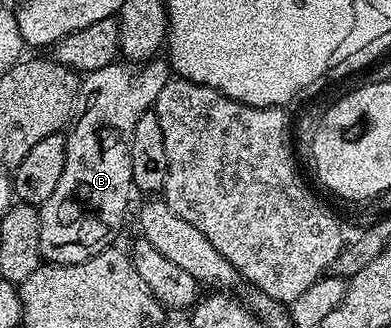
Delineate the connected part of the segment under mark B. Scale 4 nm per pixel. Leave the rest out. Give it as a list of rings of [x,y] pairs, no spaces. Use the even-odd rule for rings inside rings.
[[[156,56],[150,62],[139,64],[113,64],[106,68],[87,71],[80,78],[80,91],[76,97],[76,108],[72,112],[72,121],[66,127],[66,168],[62,168],[62,177],[58,179],[58,185],[54,187],[54,193],[50,200],[46,200],[40,207],[40,256],[45,263],[53,262],[54,264],[82,264],[82,260],[90,260],[94,256],[101,254],[103,250],[109,249],[116,238],[116,233],[120,230],[120,225],[124,222],[124,213],[128,210],[128,197],[134,194],[132,184],[132,169],[130,168],[130,148],[134,140],[134,124],[143,114],[149,113],[155,107],[158,100],[158,92],[166,88],[170,80],[170,66],[163,57]]]

